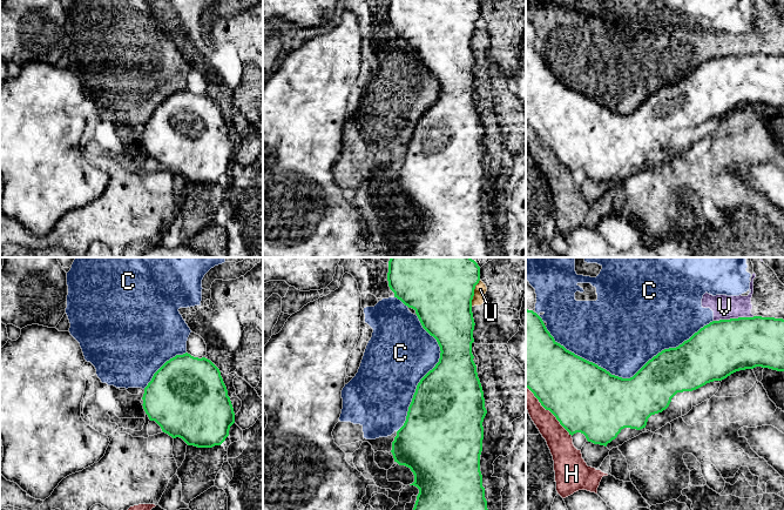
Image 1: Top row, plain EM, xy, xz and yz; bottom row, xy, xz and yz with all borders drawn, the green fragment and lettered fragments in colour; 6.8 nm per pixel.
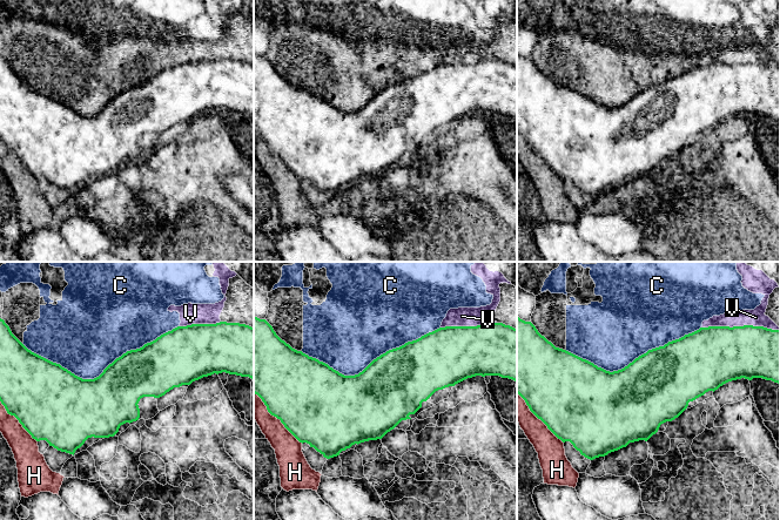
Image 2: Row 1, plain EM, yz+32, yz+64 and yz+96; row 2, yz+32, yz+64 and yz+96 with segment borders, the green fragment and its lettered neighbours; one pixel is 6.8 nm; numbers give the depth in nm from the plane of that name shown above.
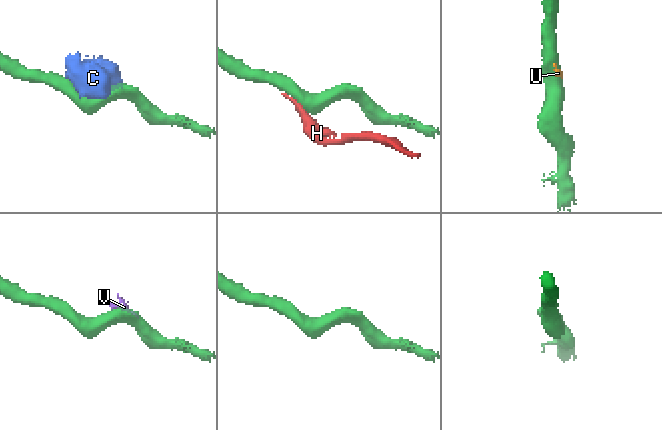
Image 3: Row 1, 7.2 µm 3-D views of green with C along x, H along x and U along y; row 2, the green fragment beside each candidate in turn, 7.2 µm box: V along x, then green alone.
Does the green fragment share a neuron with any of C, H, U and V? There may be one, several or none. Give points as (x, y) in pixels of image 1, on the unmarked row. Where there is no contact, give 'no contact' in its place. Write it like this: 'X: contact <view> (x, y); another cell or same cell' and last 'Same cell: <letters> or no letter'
C: contact yz (627, 115); another cell
H: contact yz (548, 146); another cell
U: contact xz (473, 29); another cell
V: contact yz (734, 55); another cell
Same cell: no letter

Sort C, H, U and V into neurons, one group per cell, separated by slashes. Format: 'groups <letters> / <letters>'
groups C V / H / U

